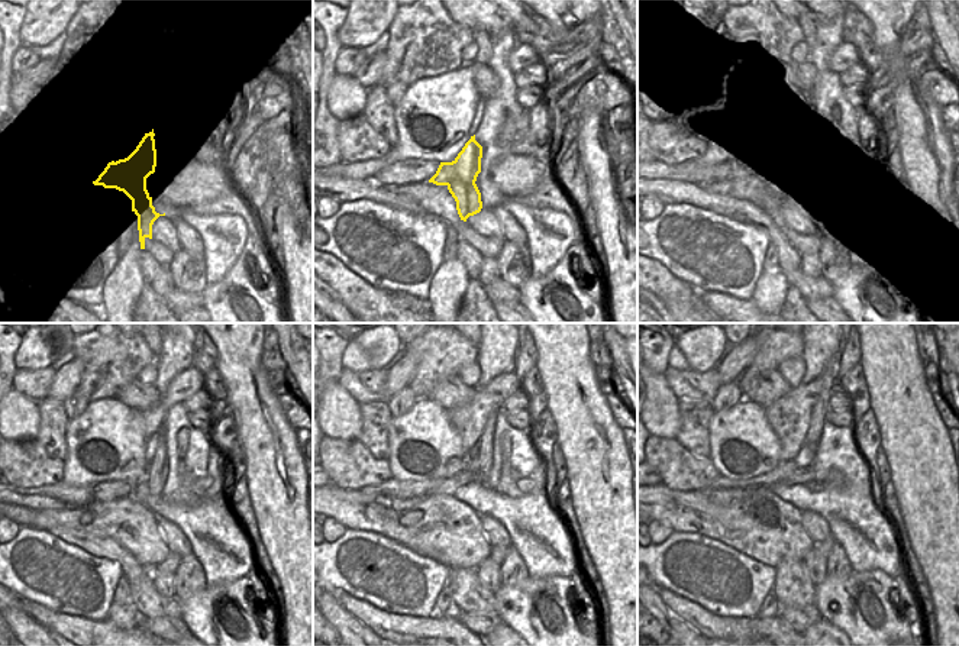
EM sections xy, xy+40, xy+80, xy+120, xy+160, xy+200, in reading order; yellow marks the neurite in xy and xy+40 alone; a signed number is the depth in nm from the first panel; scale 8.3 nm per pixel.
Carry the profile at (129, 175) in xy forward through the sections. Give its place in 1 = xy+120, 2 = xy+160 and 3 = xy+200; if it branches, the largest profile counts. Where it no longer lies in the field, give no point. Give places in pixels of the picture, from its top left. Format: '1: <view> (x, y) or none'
1: xy+120 (157, 472)
2: xy+160 (484, 459)
3: xy+200 (830, 375)

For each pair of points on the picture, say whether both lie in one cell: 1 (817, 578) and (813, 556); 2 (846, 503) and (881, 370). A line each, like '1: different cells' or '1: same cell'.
1: same cell
2: different cells

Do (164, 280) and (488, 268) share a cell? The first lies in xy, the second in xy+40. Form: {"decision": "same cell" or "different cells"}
{"decision": "same cell"}

